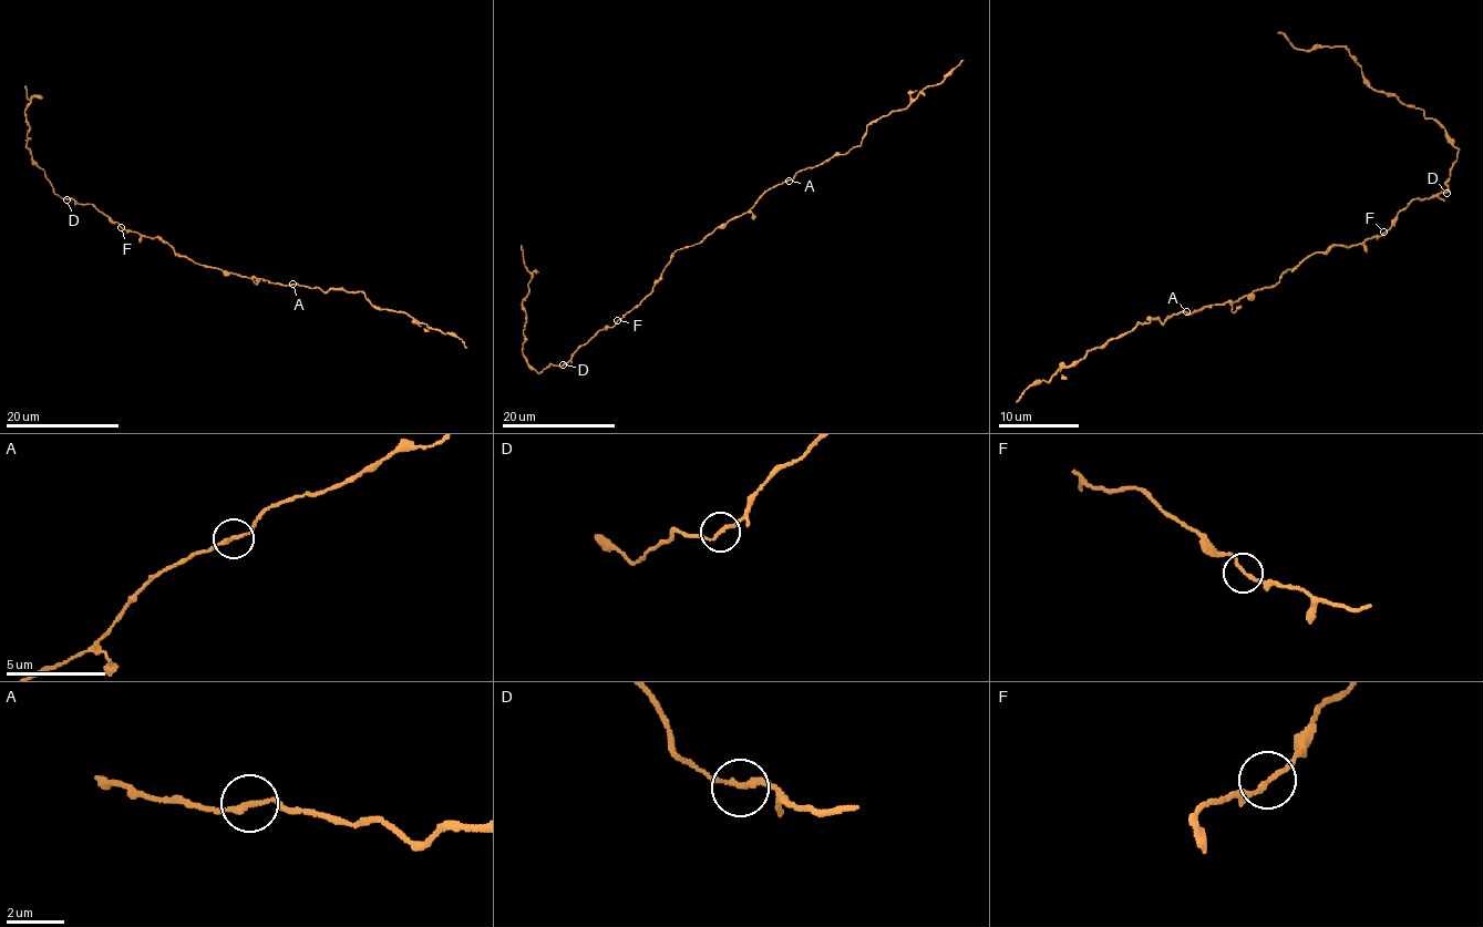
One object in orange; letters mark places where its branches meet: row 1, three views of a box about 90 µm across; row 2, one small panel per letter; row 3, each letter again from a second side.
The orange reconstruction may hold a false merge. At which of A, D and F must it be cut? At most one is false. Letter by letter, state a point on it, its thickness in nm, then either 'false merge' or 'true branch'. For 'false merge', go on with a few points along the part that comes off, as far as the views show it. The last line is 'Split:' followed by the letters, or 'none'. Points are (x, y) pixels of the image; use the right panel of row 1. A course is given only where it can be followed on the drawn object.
A: place (1186, 311); calibre 170 nm; true branch
D: place (1447, 193); calibre 160 nm; true branch
F: place (1383, 232); calibre 160 nm; true branch
Split: none

